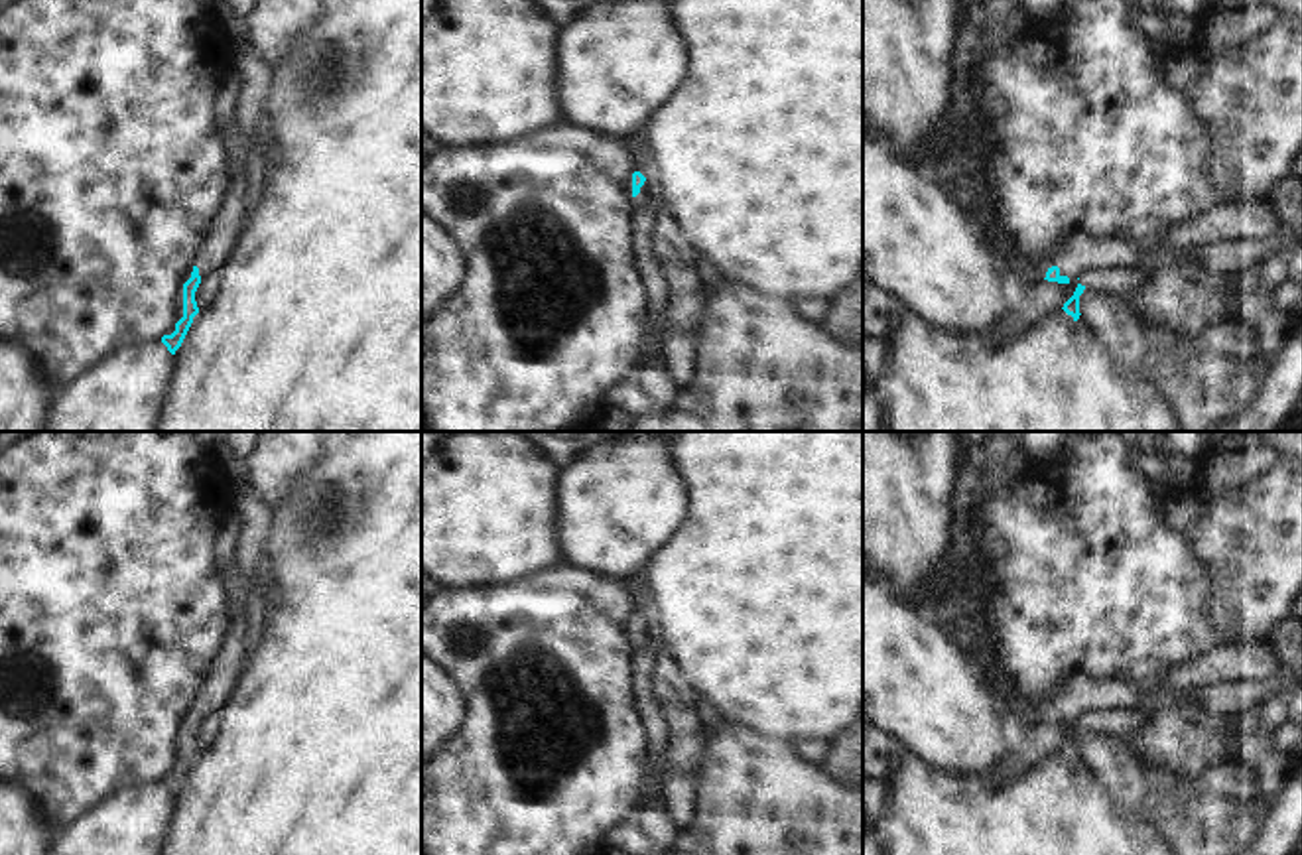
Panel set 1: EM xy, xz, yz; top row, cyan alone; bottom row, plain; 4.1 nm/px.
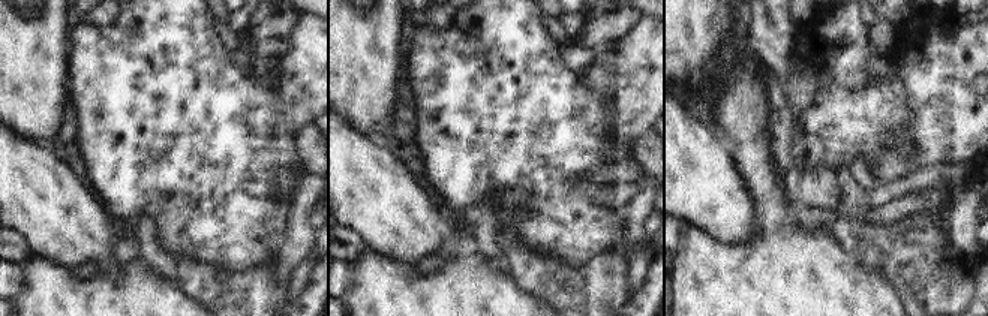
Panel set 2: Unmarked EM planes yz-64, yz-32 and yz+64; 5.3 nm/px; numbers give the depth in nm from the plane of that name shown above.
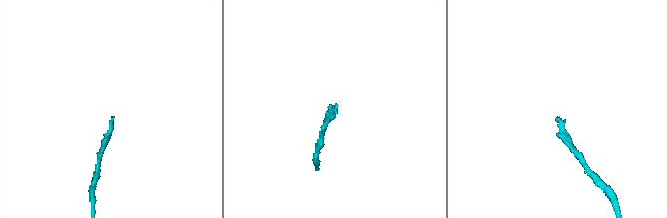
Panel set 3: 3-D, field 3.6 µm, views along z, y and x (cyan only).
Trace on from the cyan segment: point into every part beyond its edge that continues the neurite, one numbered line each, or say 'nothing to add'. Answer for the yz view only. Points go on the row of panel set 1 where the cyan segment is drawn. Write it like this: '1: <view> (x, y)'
1: yz (1080, 255)

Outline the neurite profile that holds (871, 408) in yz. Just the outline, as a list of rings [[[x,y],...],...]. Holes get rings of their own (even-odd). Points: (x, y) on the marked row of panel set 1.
[[[873,390],[863,392],[863,431],[882,431],[880,404]]]

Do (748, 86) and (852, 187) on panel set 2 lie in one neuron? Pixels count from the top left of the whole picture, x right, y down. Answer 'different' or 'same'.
different

